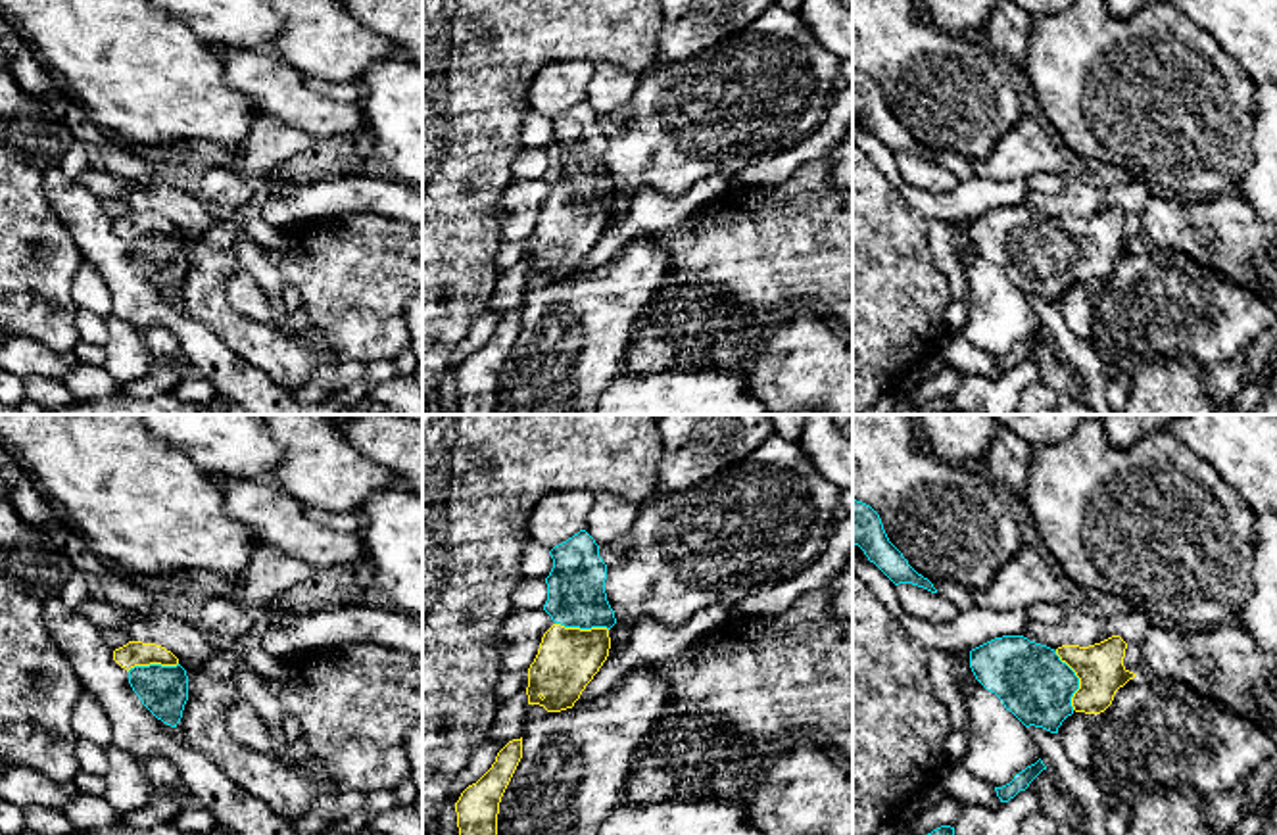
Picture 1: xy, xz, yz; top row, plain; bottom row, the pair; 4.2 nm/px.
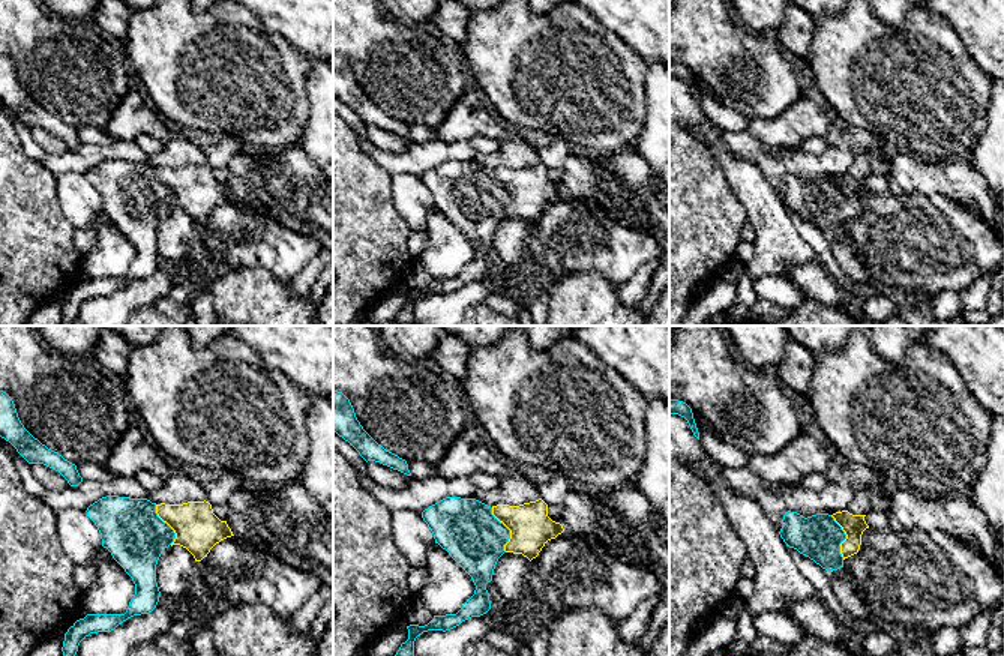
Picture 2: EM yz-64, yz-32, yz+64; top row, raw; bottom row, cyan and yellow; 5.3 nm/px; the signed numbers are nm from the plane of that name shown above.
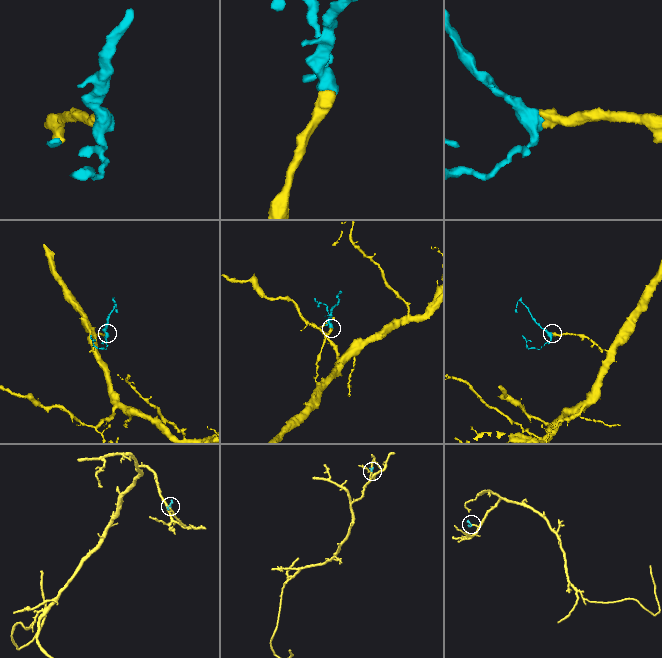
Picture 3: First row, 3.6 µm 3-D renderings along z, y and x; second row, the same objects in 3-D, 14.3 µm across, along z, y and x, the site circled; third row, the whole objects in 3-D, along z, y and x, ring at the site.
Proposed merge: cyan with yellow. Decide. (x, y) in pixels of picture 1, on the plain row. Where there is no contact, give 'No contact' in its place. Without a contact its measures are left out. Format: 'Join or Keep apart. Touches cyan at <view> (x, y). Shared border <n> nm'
Join. Touches cyan at yz (1078, 250). Shared border 260 nm

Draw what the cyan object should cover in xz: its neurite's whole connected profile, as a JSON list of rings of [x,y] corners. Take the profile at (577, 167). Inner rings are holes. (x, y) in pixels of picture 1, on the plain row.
[[[580,100],[549,121],[553,138],[545,148],[547,171],[543,180],[555,192],[542,207],[538,225],[528,238],[528,274],[540,274],[547,282],[572,278],[586,255],[609,227],[609,200],[616,194],[605,163],[607,134],[599,127],[599,115]]]

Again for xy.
[[[129,211],[113,221],[113,230],[129,242],[129,253],[142,274],[177,298],[188,271],[188,246],[179,228],[161,215]]]

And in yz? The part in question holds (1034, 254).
[[[1002,205],[972,219],[970,238],[976,250],[995,263],[1025,298],[1058,303],[1062,292],[1073,282],[1104,282],[1116,261],[1137,246],[1123,236],[1125,219],[1127,213],[1120,205],[1089,217],[1062,215],[1056,221],[1024,205]]]

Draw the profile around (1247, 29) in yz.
[[[1169,0],[1210,33],[1254,84],[1277,84],[1277,0]]]

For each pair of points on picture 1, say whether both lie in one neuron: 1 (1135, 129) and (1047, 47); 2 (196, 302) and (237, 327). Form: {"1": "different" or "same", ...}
{"1": "same", "2": "same"}

